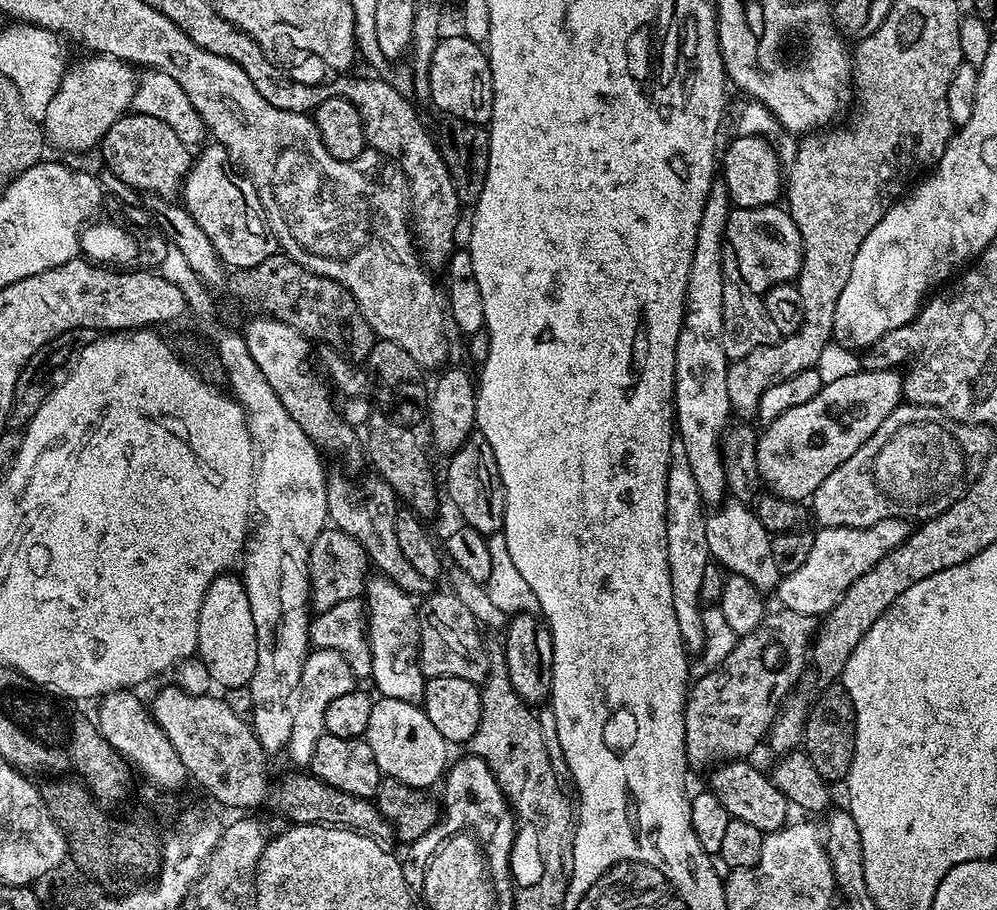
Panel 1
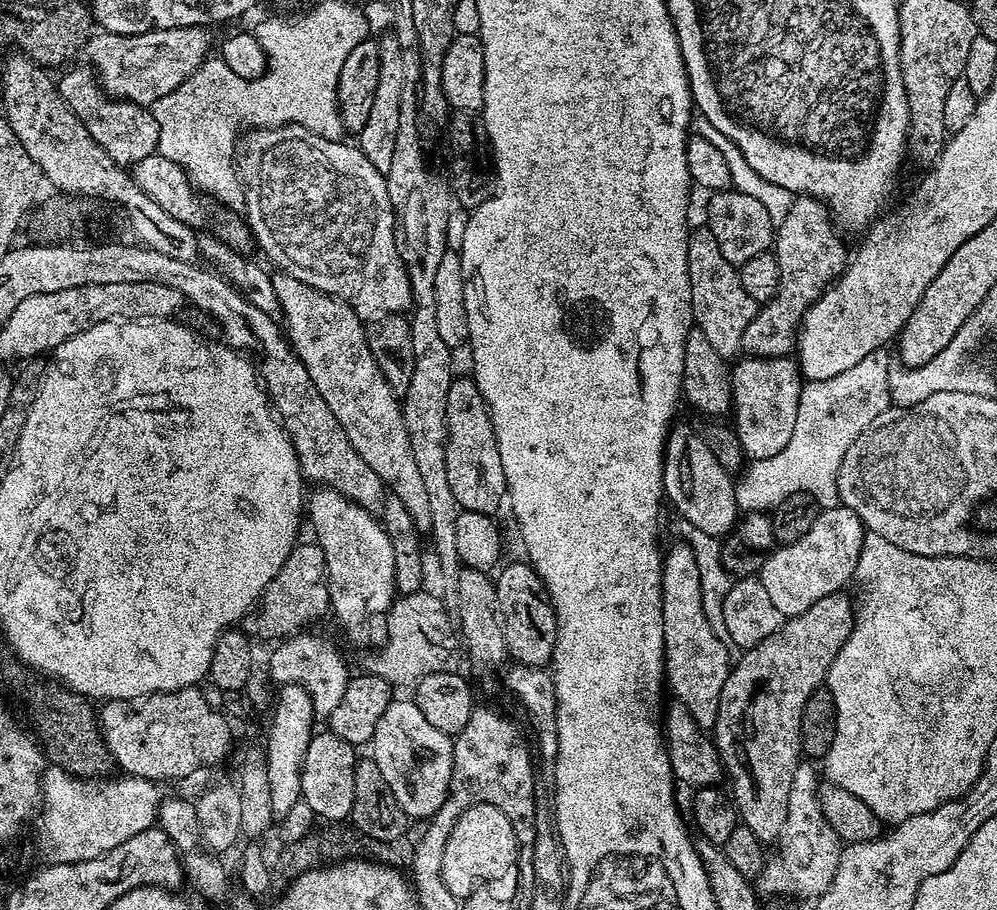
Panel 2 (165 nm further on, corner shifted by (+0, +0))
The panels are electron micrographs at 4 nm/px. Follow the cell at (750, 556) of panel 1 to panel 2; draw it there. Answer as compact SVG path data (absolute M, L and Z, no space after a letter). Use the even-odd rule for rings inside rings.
M677 425L669 433L664 452L663 484L667 501L672 502L695 531L722 538L735 528L740 509L733 477L720 466L694 428Z

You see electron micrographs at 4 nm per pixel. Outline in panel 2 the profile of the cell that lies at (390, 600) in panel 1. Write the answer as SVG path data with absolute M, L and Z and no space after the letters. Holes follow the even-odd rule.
M333 488L313 489L306 500L306 516L316 527L314 540L324 555L330 612L344 623L350 635L356 636L375 616L383 617L397 599L394 546L390 546L384 525L373 513Z

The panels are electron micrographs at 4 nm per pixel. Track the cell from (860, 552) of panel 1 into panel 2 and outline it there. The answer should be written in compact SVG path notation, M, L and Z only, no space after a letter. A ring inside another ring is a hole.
M828 506L798 542L781 544L772 551L760 567L758 578L766 586L766 594L770 594L777 613L784 618L797 616L802 610L810 610L818 598L841 591L856 568L858 572L865 551L865 535L866 529L858 514L843 506Z

